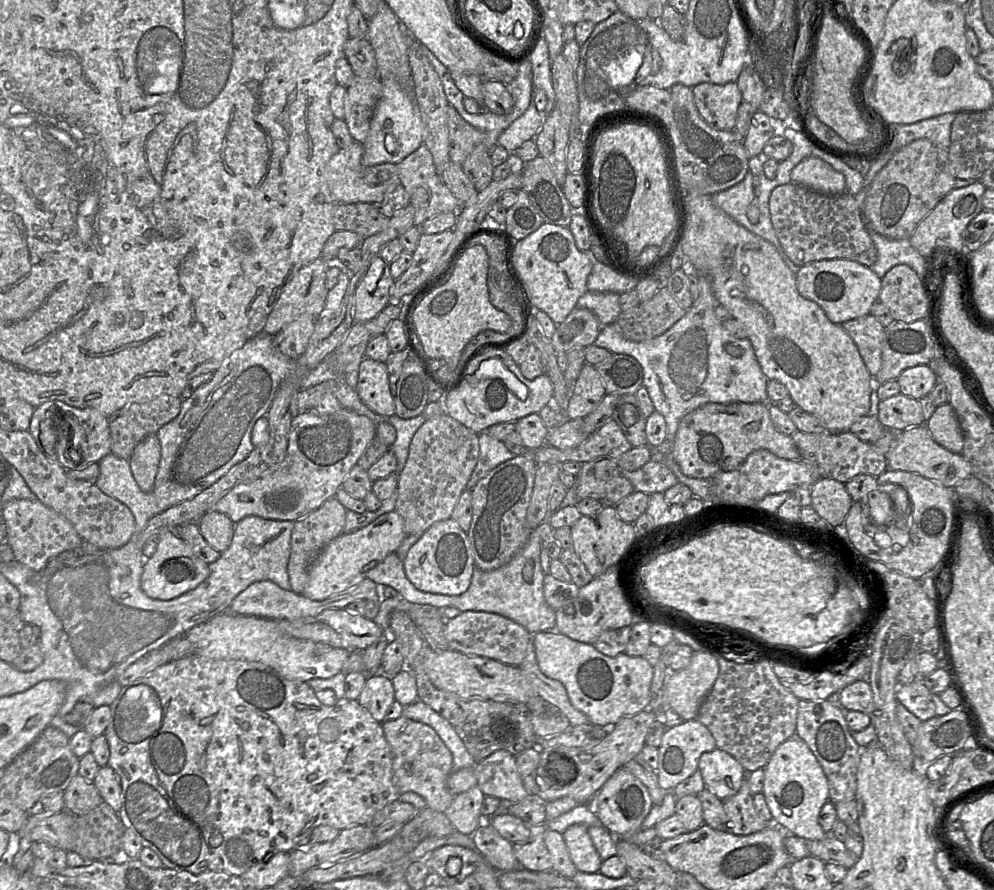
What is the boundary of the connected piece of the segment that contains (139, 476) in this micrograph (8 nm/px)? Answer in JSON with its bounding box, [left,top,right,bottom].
[129,435,161,492]

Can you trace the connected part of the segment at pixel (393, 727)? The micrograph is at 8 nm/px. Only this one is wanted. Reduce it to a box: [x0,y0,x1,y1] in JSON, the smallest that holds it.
[382,716,455,813]

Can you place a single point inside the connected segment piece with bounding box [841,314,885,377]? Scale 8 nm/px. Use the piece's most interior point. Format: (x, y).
(867, 332)

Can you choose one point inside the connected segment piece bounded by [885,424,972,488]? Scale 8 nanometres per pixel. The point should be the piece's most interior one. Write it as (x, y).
(913, 450)

